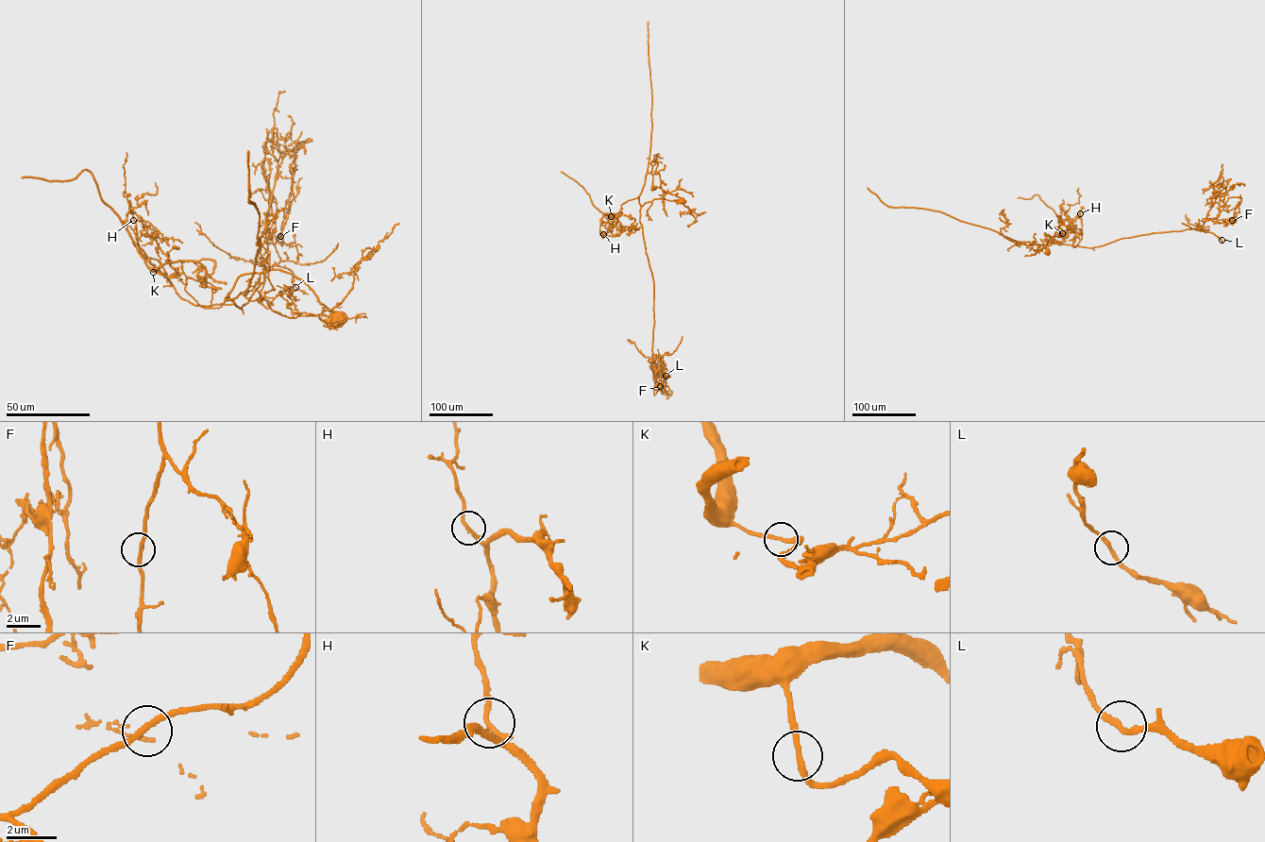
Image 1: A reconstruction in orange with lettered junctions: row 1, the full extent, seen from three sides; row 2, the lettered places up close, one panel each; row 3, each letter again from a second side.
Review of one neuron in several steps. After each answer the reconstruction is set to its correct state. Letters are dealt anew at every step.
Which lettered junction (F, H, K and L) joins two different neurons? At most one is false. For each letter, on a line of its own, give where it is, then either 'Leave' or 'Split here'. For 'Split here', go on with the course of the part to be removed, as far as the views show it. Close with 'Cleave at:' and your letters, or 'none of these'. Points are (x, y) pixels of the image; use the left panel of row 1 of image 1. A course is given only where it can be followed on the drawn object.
F: Place: (280, 236). Leave
H: Place: (133, 220). Leave
K: Place: (153, 272). Split here. Course of the part to remove: (153, 272), (120, 217), (103, 200), (89, 171), (83, 170), (74, 178), (63, 180), (22, 176)
L: Place: (295, 287). Leave
Cleave at: K

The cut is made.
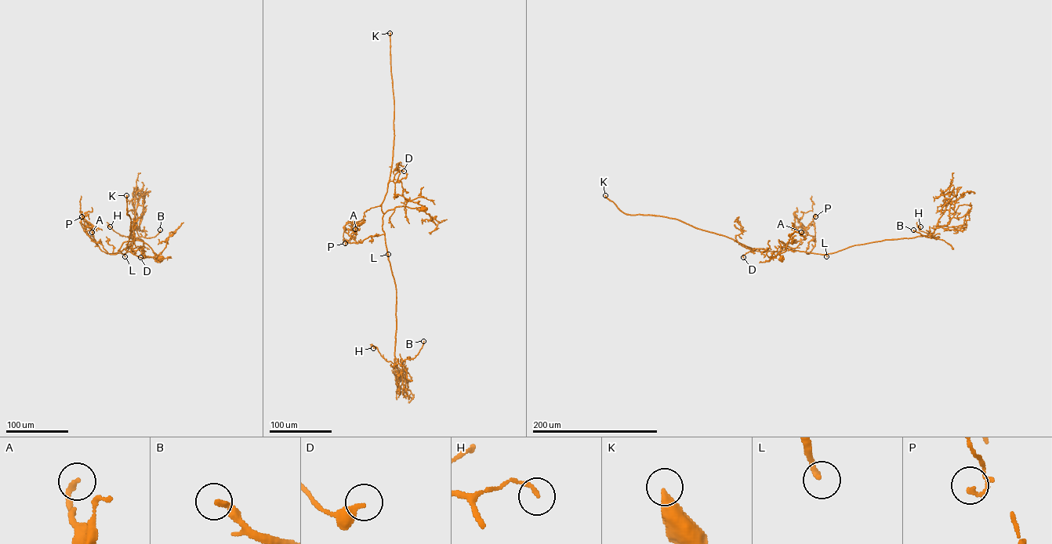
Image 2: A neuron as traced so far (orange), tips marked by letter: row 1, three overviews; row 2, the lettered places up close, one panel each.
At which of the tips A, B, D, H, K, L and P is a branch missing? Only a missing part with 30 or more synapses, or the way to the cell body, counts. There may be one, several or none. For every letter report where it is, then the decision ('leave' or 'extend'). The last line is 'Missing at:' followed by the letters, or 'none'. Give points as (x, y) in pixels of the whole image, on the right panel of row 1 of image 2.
A: at (801, 232); leave
B: at (913, 230); extend
D: at (743, 257); extend
H: at (920, 226); leave
K: at (605, 195); extend
L: at (826, 256); extend
P: at (815, 216); leave
Missing at: B, D, K, L

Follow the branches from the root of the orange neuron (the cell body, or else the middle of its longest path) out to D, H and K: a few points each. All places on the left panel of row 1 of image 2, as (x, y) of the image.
D: (160, 259), (146, 244), (137, 240), (124, 241), (117, 251), (124, 248), (140, 257)
H: (160, 259), (137, 240), (124, 241), (118, 251), (123, 254), (132, 244), (132, 235), (135, 238), (110, 226)
K: (160, 259), (146, 244), (137, 240), (124, 241), (117, 252), (126, 248), (131, 232), (126, 195)

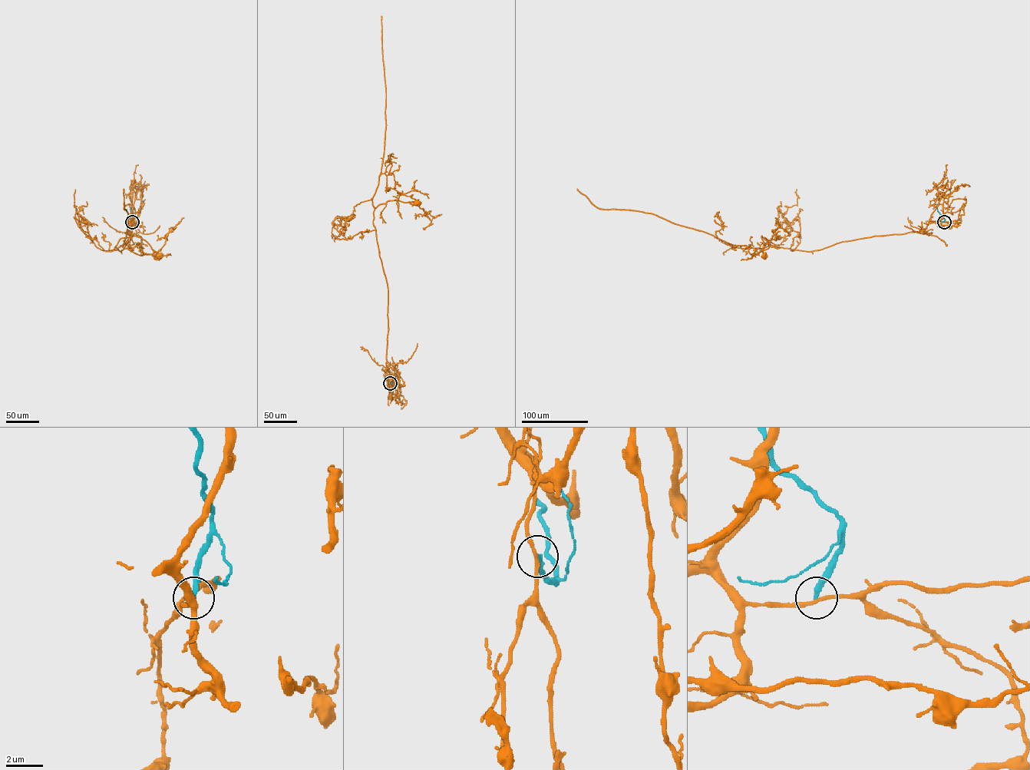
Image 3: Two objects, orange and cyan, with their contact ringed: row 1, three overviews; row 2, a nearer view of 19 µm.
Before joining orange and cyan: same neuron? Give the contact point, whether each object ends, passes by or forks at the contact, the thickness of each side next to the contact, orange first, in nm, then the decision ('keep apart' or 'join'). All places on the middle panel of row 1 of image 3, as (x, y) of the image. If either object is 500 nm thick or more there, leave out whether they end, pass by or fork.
(390, 383) | orange passes by | cyan ends | 180/260 nm | keep apart

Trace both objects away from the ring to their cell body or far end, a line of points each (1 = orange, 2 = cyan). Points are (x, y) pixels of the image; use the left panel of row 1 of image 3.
1: (132, 222), (129, 223), (130, 240), (120, 251), (115, 248), (120, 239), (137, 236), (159, 256)
2: (132, 222), (130, 206)

